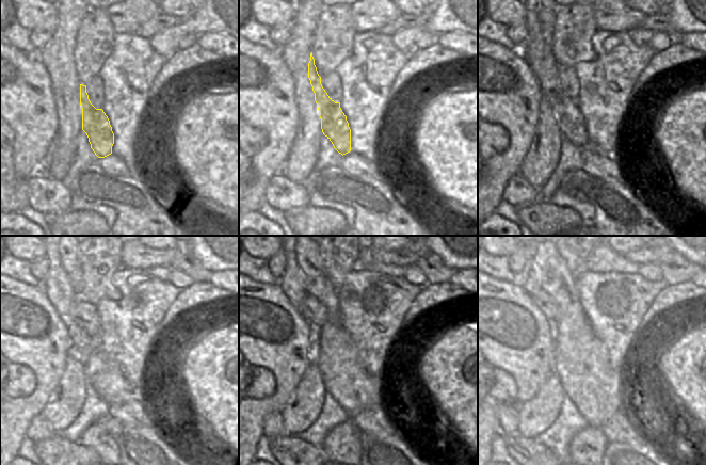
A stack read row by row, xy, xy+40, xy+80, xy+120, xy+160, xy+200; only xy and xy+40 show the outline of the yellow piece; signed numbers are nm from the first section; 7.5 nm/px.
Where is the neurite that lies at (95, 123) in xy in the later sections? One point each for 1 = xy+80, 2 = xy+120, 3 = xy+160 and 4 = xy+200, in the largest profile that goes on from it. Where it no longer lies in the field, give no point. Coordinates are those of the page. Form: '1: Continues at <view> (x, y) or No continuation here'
1: Continues at xy+80 (572, 123)
2: Continues at xy+120 (57, 287)
3: Continues at xy+160 (292, 283)
4: Continues at xy+200 (528, 281)

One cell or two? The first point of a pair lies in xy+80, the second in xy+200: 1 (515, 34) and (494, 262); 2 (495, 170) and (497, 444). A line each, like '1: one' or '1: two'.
1: two
2: two

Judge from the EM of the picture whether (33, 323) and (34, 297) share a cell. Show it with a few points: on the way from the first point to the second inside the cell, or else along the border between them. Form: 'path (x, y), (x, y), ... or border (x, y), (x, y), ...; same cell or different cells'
path (33, 317), (33, 303); same cell

